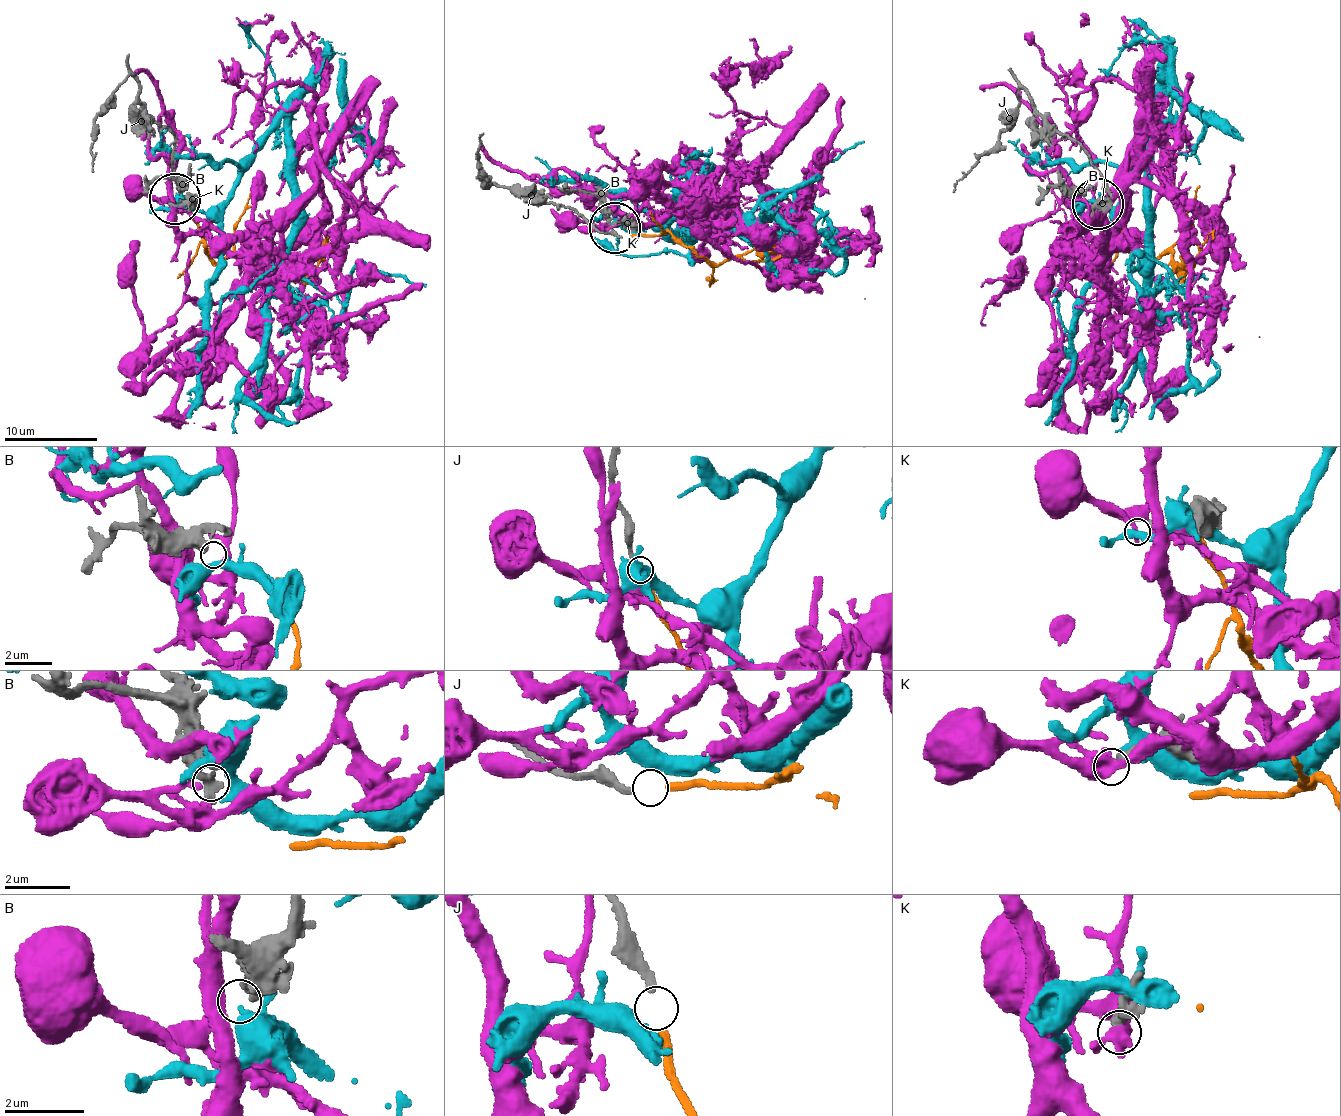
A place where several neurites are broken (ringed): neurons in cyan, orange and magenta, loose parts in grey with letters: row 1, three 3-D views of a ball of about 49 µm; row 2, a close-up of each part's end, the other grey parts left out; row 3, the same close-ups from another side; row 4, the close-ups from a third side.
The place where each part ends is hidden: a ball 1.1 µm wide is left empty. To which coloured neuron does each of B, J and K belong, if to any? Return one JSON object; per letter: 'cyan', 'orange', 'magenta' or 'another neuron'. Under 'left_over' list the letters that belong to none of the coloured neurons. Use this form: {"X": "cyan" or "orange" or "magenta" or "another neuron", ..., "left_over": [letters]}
{"B": "another neuron", "J": "orange", "K": "another neuron", "left_over": ["B", "K"]}

